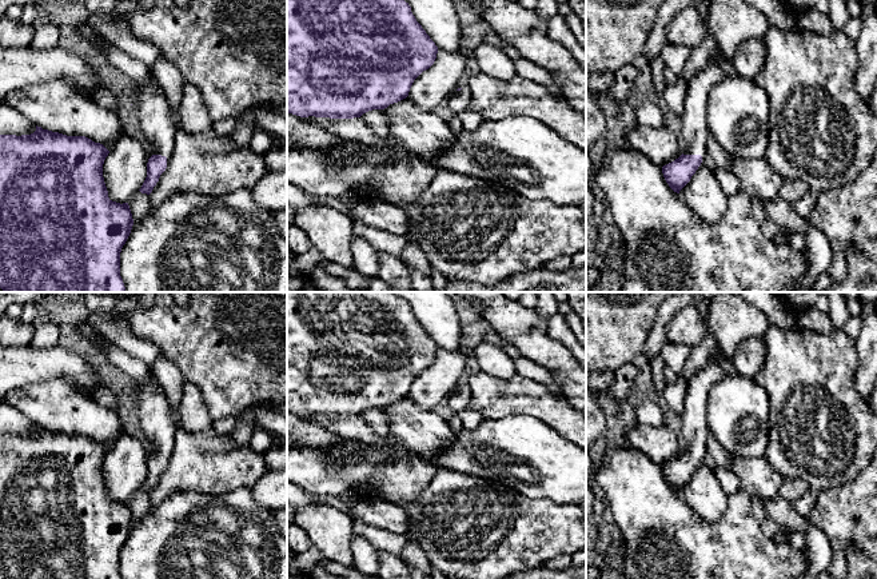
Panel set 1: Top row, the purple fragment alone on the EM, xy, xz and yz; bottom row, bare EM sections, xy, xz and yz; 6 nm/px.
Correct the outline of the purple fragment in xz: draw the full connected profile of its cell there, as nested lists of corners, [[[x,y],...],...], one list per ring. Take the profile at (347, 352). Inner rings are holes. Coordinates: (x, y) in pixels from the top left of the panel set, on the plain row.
[[[287,292],[287,412],[300,416],[354,418],[372,408],[384,408],[408,395],[414,379],[428,368],[438,346],[416,320],[411,306],[392,292]]]

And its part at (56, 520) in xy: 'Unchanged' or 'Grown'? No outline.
Unchanged

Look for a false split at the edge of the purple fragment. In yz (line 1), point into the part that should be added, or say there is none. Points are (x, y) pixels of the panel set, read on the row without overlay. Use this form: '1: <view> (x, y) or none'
1: none

